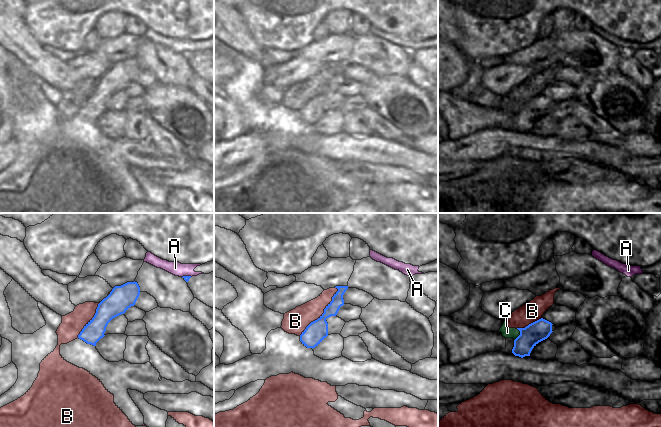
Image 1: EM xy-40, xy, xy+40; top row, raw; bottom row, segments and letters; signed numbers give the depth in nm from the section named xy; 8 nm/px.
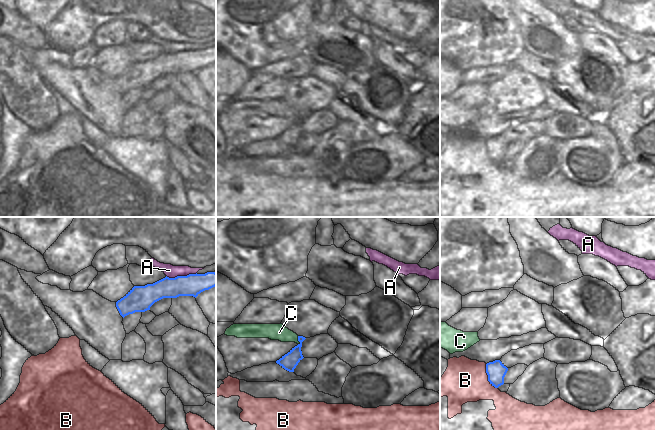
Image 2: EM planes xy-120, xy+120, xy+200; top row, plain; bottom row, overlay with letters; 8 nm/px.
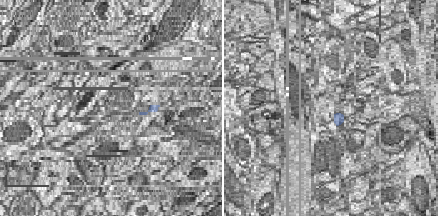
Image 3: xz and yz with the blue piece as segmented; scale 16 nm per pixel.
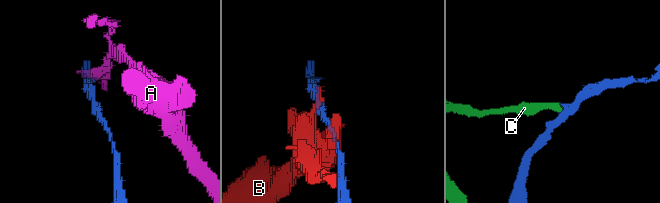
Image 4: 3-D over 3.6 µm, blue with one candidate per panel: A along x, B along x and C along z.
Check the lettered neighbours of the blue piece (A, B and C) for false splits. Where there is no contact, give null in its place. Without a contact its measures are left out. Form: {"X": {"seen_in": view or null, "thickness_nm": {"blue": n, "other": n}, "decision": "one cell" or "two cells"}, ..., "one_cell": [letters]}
{"A": {"seen_in": "xy-40", "thickness_nm": {"blue": 50, "other": 110}, "decision": "two cells"}, "B": {"seen_in": "xy", "thickness_nm": {"blue": 170, "other": 190}, "decision": "two cells"}, "C": {"seen_in": "xy+40", "thickness_nm": {"blue": 160, "other": 90}, "decision": "two cells"}, "one_cell": []}

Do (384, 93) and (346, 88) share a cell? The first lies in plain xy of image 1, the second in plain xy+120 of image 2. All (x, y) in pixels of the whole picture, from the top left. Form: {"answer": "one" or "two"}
{"answer": "one"}

